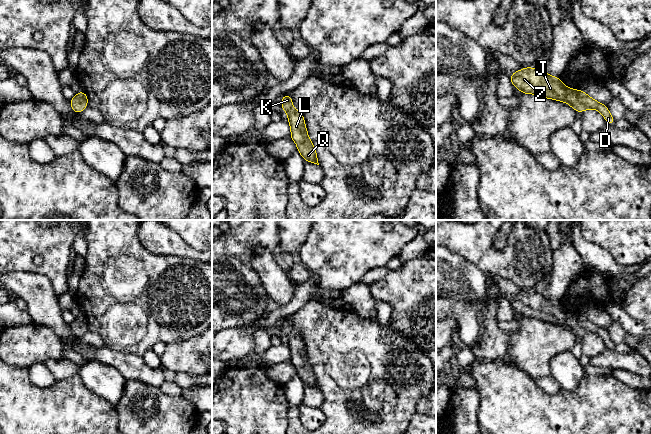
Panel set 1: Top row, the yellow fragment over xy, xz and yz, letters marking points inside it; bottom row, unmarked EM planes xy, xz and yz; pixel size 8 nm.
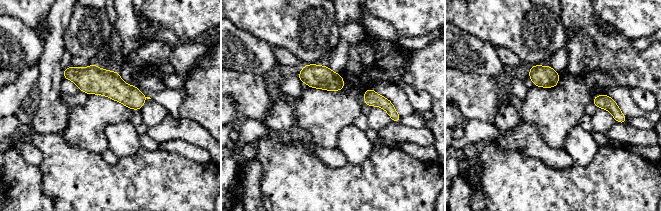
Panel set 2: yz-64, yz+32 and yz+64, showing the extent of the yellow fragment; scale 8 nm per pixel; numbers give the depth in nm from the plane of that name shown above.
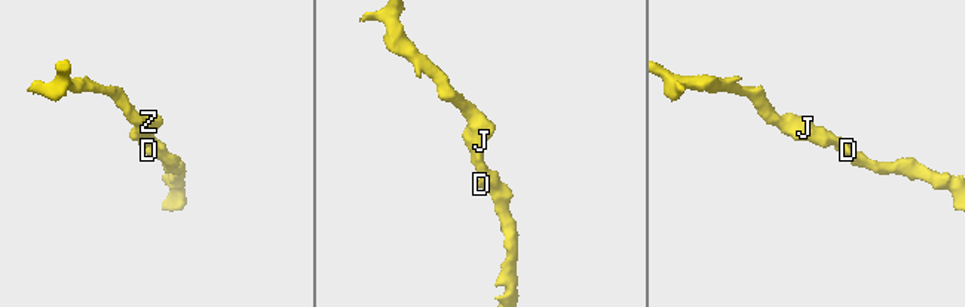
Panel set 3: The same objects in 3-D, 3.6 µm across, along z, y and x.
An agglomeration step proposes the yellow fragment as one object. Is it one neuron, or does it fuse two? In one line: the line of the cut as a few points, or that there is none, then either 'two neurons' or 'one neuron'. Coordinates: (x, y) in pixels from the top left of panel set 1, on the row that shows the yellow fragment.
cut none; one neuron

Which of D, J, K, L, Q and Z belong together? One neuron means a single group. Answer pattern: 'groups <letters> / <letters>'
groups D J K L Q Z

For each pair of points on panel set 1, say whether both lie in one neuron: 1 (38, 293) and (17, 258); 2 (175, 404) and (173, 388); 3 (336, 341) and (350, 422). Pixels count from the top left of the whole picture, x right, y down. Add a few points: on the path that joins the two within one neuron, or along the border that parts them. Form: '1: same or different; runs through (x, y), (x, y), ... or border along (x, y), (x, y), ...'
1: different; border along (10, 271), (37, 272), (48, 279)
2: different; border along (158, 388), (164, 393), (182, 396)
3: same; runs through (318, 361), (319, 375), (332, 402)

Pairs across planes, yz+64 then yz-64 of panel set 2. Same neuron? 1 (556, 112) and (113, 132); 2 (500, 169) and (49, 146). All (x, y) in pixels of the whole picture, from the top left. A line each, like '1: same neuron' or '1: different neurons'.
1: different neurons
2: same neuron

